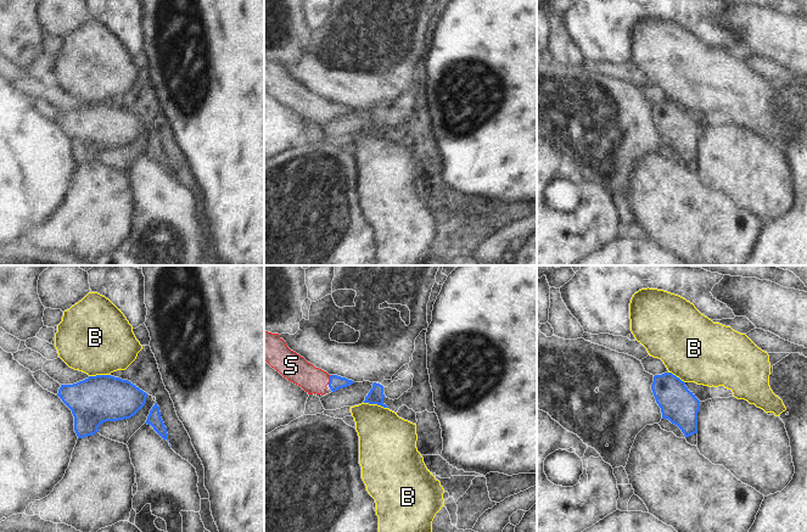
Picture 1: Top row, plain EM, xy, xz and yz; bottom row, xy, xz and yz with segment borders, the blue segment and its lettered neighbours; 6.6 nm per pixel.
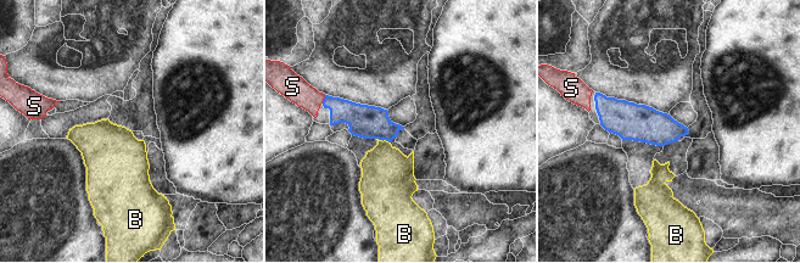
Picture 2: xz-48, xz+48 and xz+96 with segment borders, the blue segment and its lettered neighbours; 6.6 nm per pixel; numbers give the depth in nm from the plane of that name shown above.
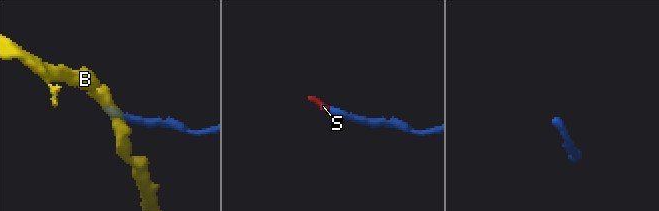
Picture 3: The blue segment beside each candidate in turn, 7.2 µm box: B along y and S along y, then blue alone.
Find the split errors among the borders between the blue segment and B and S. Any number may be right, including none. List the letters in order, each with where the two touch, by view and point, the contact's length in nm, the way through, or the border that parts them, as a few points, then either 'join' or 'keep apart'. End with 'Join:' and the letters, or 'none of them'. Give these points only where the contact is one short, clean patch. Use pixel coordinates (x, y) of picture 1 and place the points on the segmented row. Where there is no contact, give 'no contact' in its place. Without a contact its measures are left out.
B: meets blue in xz at (376, 403); contact 170 nm long; border along xz (364, 402), (387, 408); keep apart
S: meets blue in xz at (330, 380); contact 70 nm long; runs through xz (336, 382), (330, 380), (310, 379), (295, 368); join
Join: S

